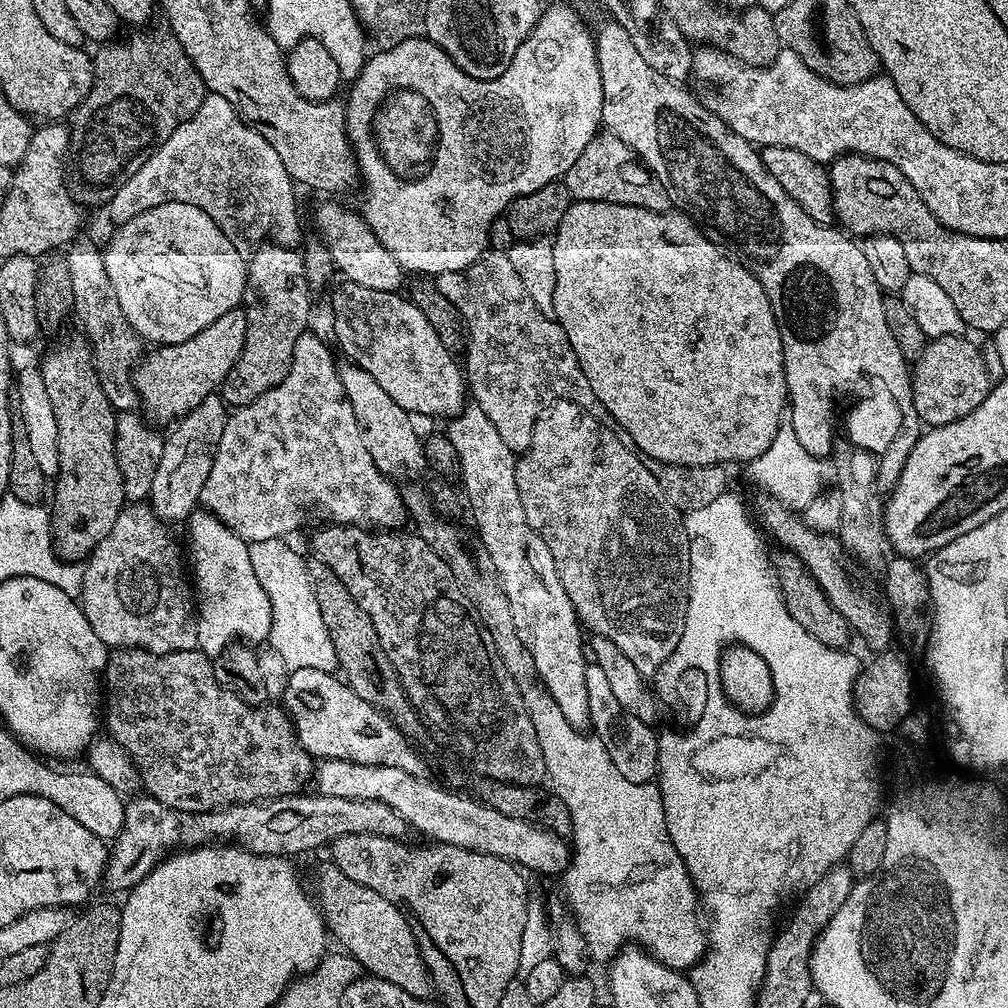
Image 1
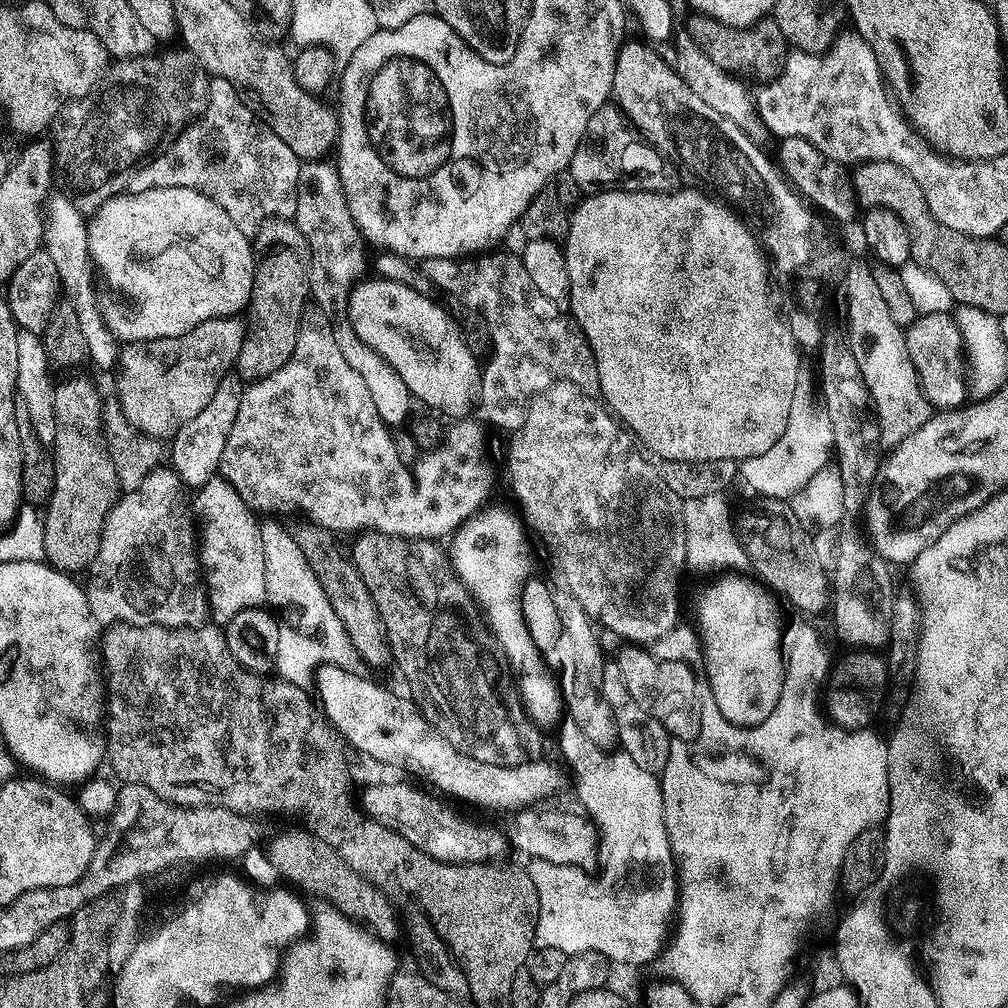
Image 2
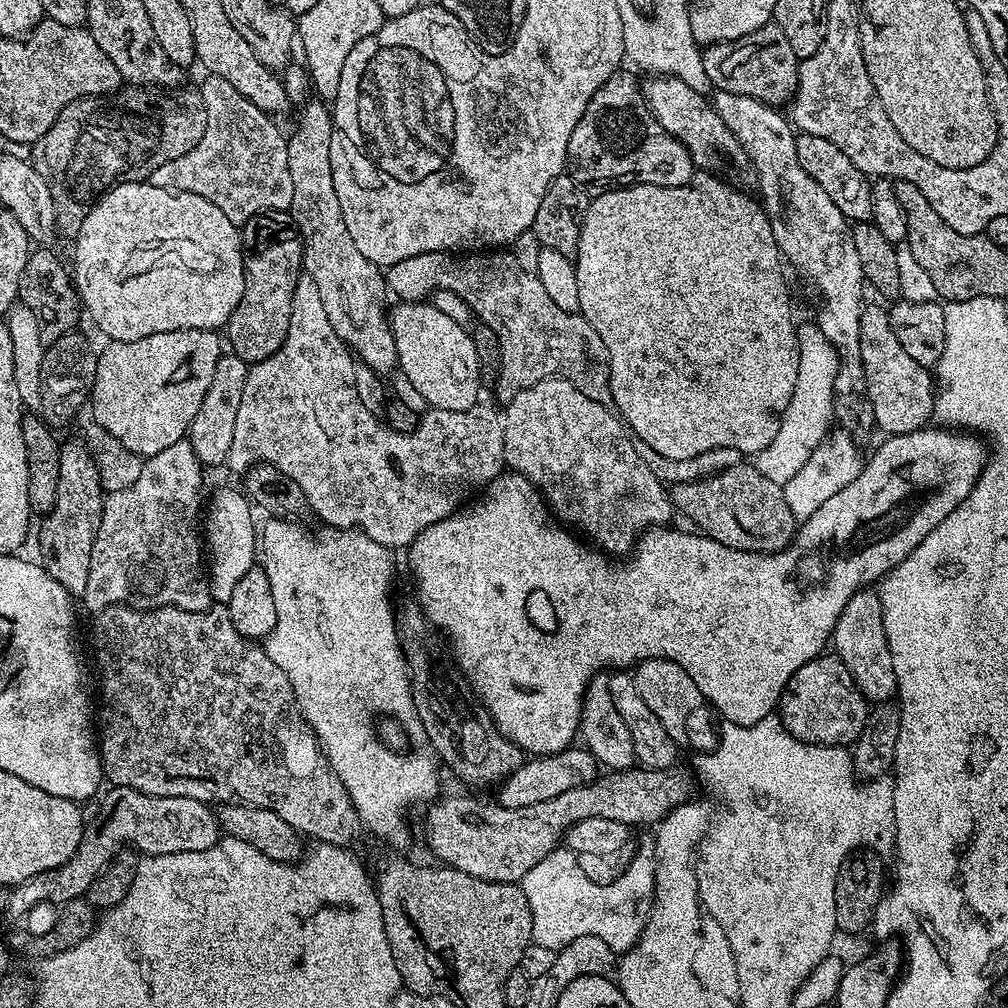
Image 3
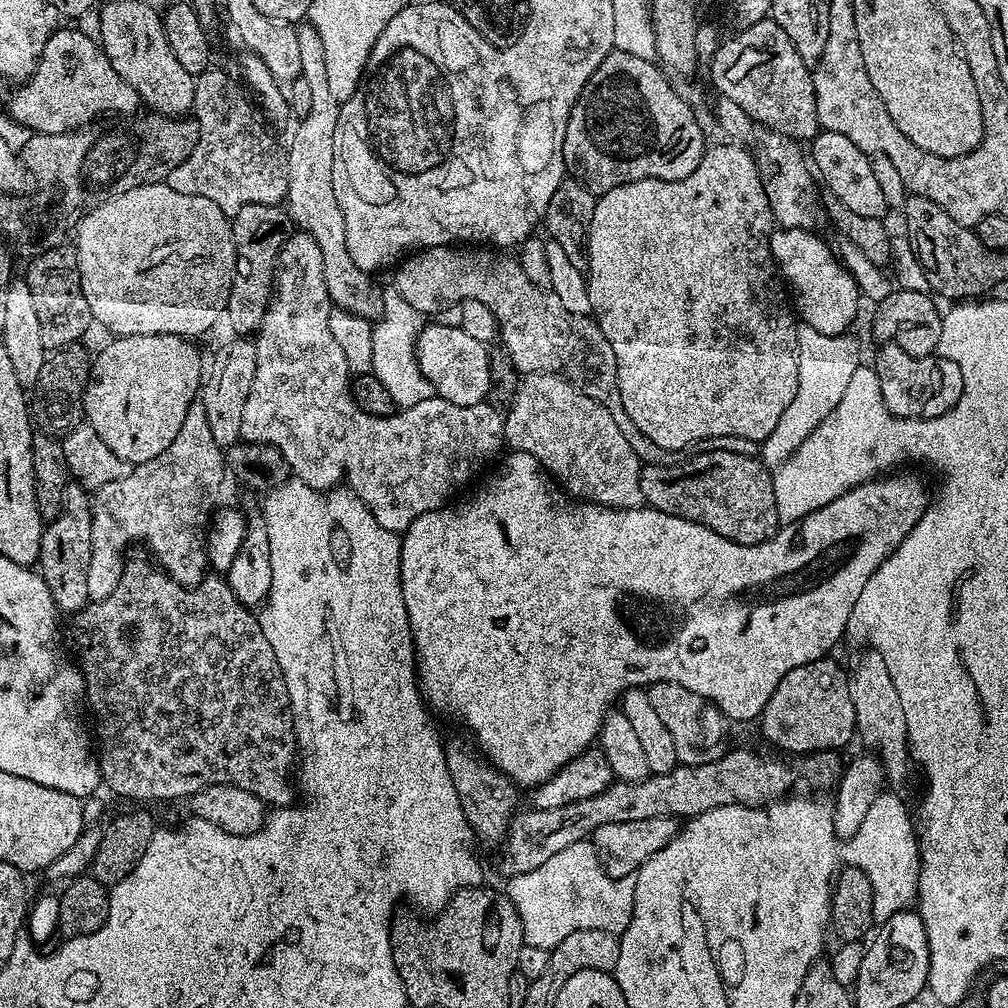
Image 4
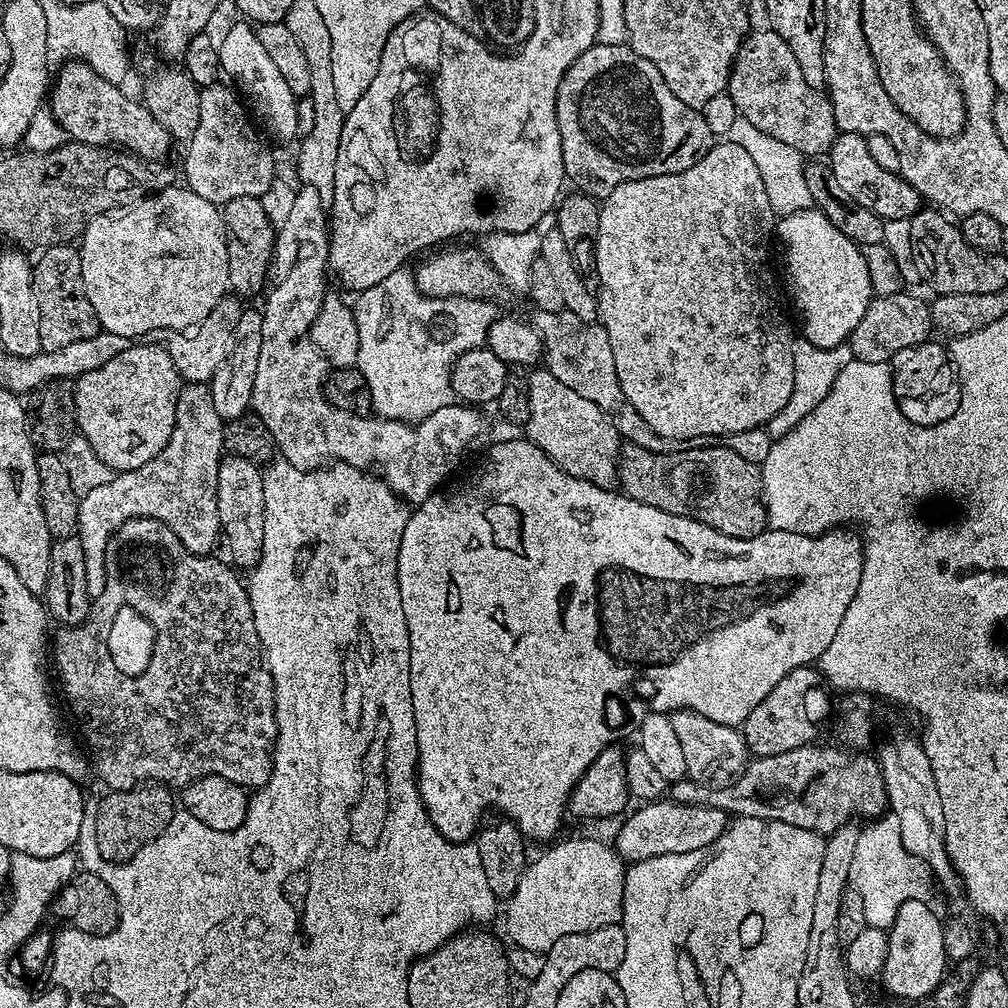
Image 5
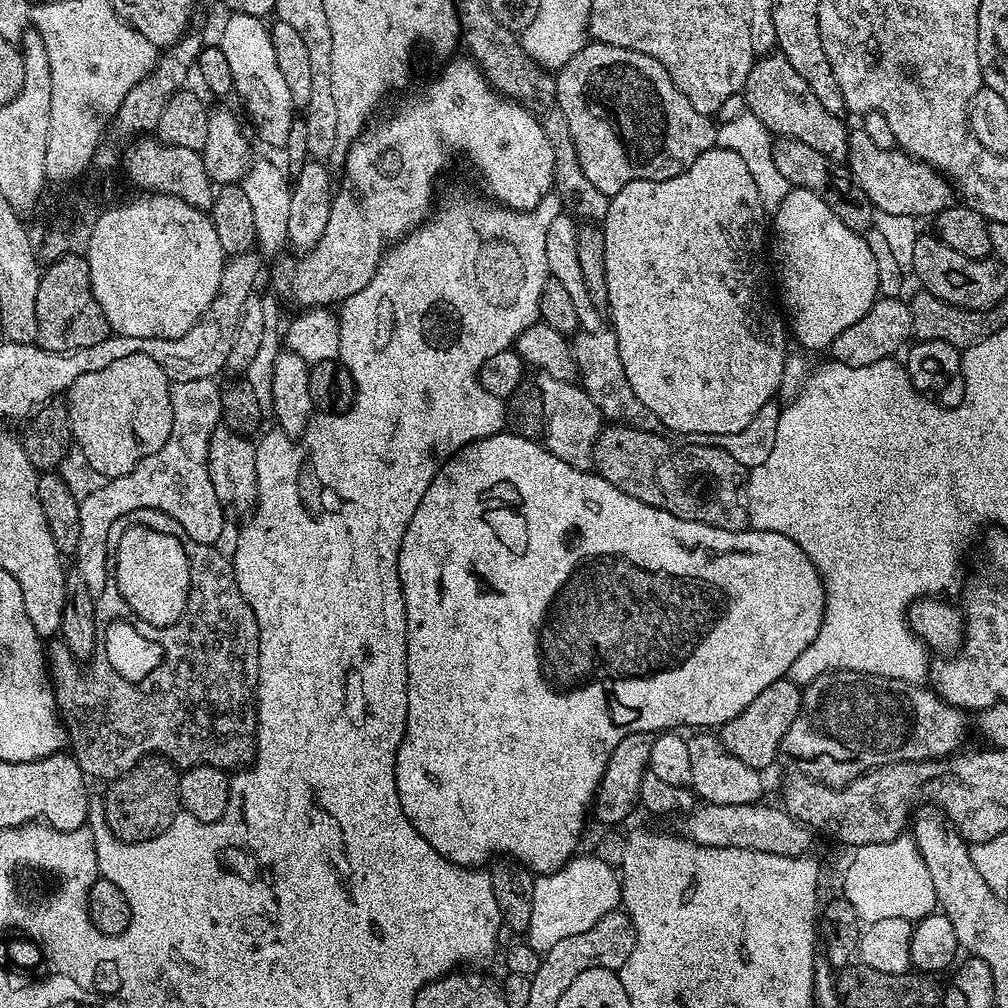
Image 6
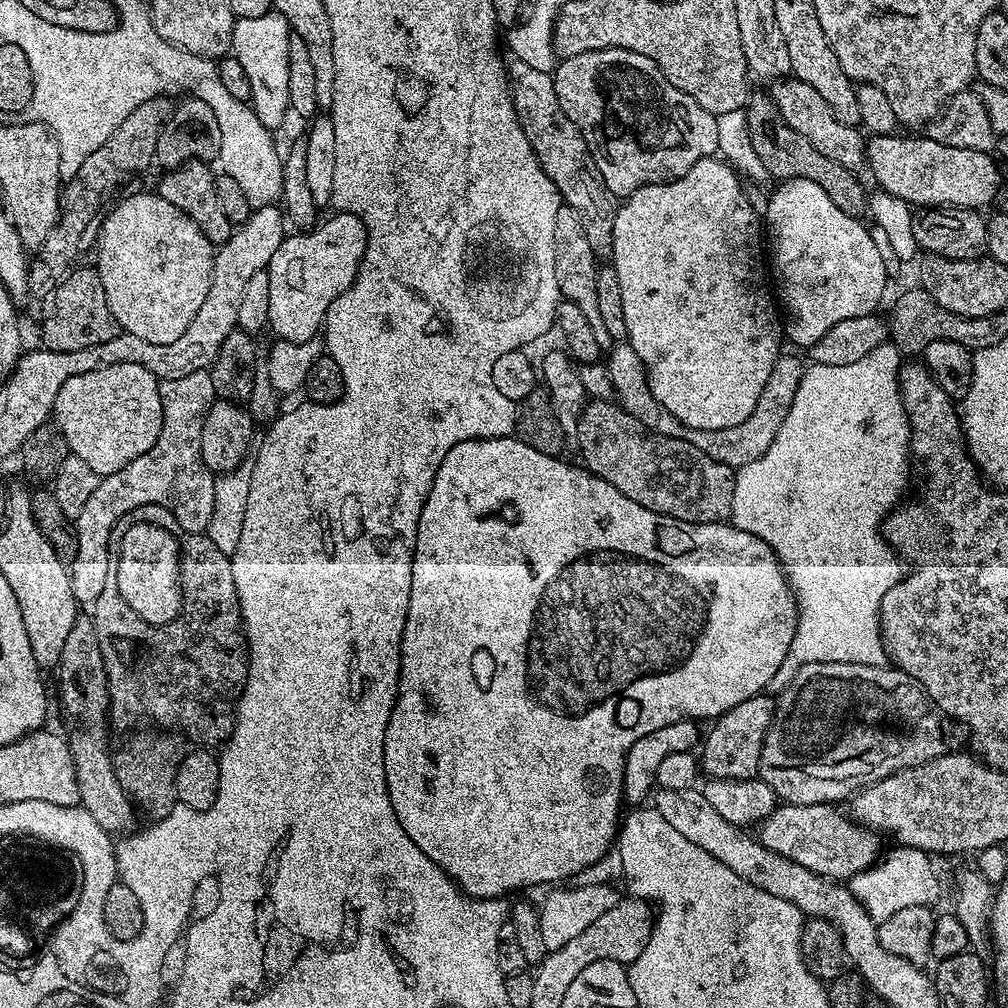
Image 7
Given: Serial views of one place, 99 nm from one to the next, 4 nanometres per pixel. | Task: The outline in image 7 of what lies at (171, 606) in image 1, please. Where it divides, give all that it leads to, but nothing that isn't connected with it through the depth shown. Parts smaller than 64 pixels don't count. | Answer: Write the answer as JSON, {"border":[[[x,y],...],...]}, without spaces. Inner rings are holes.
{"border":[[[211,371],[191,372],[182,378],[170,378],[160,381],[160,397],[162,398],[162,434],[158,434],[158,442],[146,450],[134,462],[122,466],[114,474],[101,479],[98,490],[90,494],[86,501],[86,506],[82,514],[74,521],[76,537],[78,538],[78,554],[74,562],[70,565],[70,586],[74,590],[74,598],[77,605],[91,606],[106,590],[106,578],[110,574],[110,553],[108,551],[108,539],[110,530],[122,514],[130,514],[130,510],[138,510],[138,506],[166,506],[174,518],[178,518],[180,532],[184,534],[204,534],[207,533],[210,514],[214,514],[214,486],[216,485],[214,474],[202,462],[202,422],[210,410],[210,406],[215,404],[218,397],[214,390]]]}

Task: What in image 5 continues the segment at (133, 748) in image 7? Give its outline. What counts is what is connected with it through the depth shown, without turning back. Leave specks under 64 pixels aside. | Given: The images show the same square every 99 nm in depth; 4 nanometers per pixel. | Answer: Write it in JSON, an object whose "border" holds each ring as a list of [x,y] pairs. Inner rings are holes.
{"border":[[[145,782],[121,792],[109,791],[107,795],[101,804],[95,805],[98,850],[107,860],[117,862],[134,858],[141,846],[166,830],[170,818],[178,808],[173,789],[155,782]]]}

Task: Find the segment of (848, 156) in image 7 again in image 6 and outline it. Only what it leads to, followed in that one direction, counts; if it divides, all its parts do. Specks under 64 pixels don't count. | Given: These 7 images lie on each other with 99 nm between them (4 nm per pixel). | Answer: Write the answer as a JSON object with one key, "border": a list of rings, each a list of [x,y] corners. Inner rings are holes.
{"border":[[[764,54],[753,63],[750,78],[746,78],[742,100],[748,103],[747,111],[758,118],[758,122],[768,128],[773,137],[806,142],[806,146],[818,150],[818,154],[826,158],[847,161],[849,129],[844,128],[845,121],[830,114],[830,110],[825,110],[814,95],[814,90],[806,86],[804,79],[798,78],[798,70],[794,70],[784,56]]]}

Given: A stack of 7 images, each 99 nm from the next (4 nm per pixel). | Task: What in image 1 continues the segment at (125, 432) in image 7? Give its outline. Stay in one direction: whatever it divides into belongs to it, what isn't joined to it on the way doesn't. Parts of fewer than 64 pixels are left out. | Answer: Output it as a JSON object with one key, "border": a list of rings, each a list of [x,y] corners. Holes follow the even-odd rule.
{"border":[[[238,307],[234,310],[226,310],[226,314],[222,314],[222,318],[210,322],[210,326],[206,326],[206,330],[198,330],[198,334],[194,334],[194,338],[190,338],[186,342],[161,344],[153,347],[151,349],[153,352],[145,351],[132,373],[132,384],[136,387],[138,404],[143,415],[149,421],[161,420],[162,423],[171,425],[190,410],[194,410],[205,398],[213,395],[223,385],[224,379],[230,374],[230,370],[242,354],[245,338],[246,314],[243,307]]]}

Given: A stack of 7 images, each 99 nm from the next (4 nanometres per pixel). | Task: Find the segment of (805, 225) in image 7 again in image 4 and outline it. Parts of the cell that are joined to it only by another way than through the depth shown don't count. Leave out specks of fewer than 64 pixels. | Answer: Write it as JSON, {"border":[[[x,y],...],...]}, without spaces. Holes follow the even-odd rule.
{"border":[[[777,227],[770,238],[772,259],[790,293],[795,315],[821,334],[838,336],[852,328],[862,297],[854,277],[841,263],[833,245],[815,234],[806,228]]]}

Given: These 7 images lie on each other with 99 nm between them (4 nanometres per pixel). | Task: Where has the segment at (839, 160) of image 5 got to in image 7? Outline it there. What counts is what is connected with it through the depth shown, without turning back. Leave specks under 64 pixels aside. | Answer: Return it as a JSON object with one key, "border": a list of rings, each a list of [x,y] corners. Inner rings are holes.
{"border":[[[908,134],[900,136],[872,136],[866,144],[866,168],[872,171],[883,191],[902,198],[902,202],[920,210],[930,208],[984,207],[996,196],[1000,188],[1000,168],[992,152],[962,150],[950,146],[943,139],[931,140],[928,136]]]}

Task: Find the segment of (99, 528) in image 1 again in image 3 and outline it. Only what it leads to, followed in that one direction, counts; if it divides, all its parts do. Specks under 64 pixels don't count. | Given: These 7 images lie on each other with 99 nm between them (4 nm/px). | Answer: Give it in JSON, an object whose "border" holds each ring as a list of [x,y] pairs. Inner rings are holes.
{"border":[[[82,442],[61,443],[58,458],[58,502],[54,502],[54,510],[50,510],[43,517],[44,525],[40,528],[38,560],[48,571],[50,578],[54,578],[54,582],[58,582],[58,586],[62,586],[73,598],[82,598],[86,594],[86,581],[90,578],[90,554],[94,546],[94,538],[98,534],[98,526],[102,522],[105,495],[100,481],[100,471],[94,458],[88,453],[88,447]]]}

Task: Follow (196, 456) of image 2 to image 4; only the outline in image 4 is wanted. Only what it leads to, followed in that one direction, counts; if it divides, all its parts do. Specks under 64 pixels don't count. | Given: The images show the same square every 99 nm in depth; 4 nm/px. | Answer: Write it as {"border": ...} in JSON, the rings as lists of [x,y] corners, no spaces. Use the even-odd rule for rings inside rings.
{"border":[[[232,338],[229,344],[220,348],[220,353],[212,360],[212,369],[207,369],[202,380],[202,403],[206,410],[206,422],[210,422],[210,431],[214,434],[214,442],[222,450],[227,450],[231,444],[241,439],[240,427],[242,426],[242,413],[246,407],[246,398],[250,398],[250,386],[254,383],[254,366],[256,365],[256,346],[248,338]]]}

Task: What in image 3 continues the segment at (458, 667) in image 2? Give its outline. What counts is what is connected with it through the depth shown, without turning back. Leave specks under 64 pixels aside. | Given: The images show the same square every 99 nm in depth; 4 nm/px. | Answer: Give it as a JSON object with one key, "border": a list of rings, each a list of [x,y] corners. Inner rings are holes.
{"border":[[[411,607],[398,616],[400,648],[404,651],[408,674],[412,677],[416,717],[422,722],[431,751],[438,757],[439,763],[447,771],[449,768],[464,784],[473,784],[476,788],[503,784],[510,773],[517,772],[524,765],[524,749],[498,731],[492,716],[450,659],[449,653],[445,649],[444,653],[436,645],[437,633],[424,619],[424,613],[419,607]]]}

